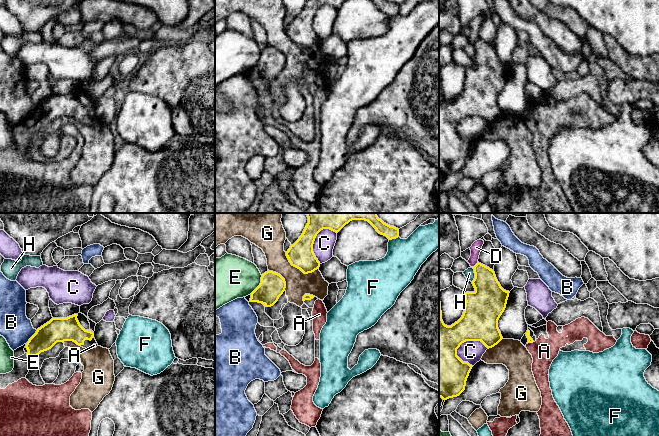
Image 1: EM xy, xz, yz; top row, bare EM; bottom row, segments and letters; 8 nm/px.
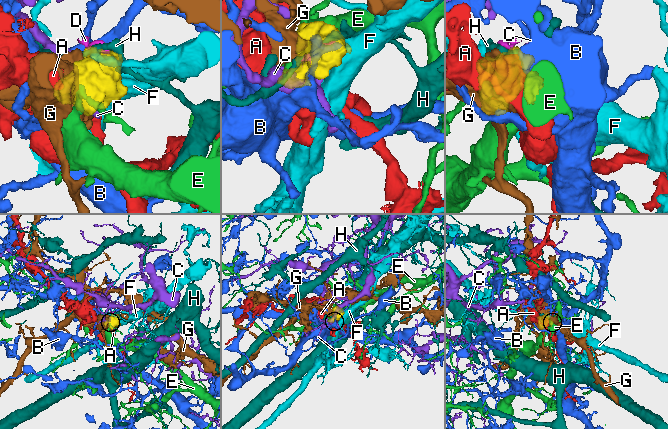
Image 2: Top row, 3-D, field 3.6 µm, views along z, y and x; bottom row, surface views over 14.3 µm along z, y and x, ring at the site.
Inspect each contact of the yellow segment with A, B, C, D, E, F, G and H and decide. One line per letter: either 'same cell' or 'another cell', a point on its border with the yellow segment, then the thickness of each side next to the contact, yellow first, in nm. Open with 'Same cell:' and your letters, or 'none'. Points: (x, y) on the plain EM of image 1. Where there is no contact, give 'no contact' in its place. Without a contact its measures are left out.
Same cell: A
A: same cell | yz (530, 118) | 50/200 nm
B: another cell | xy (32, 112) | 190/240 nm
C: another cell | yz (469, 116) | 300/180 nm
D: another cell | yz (475, 41) | 220/90 nm
E: another cell | xz (260, 60) | 200/360 nm
F: another cell | xz (393, 14) | 110/300 nm
G: another cell | xz (299, 44) | 200/200 nm
H: another cell | yz (475, 50) | 280/80 nm

